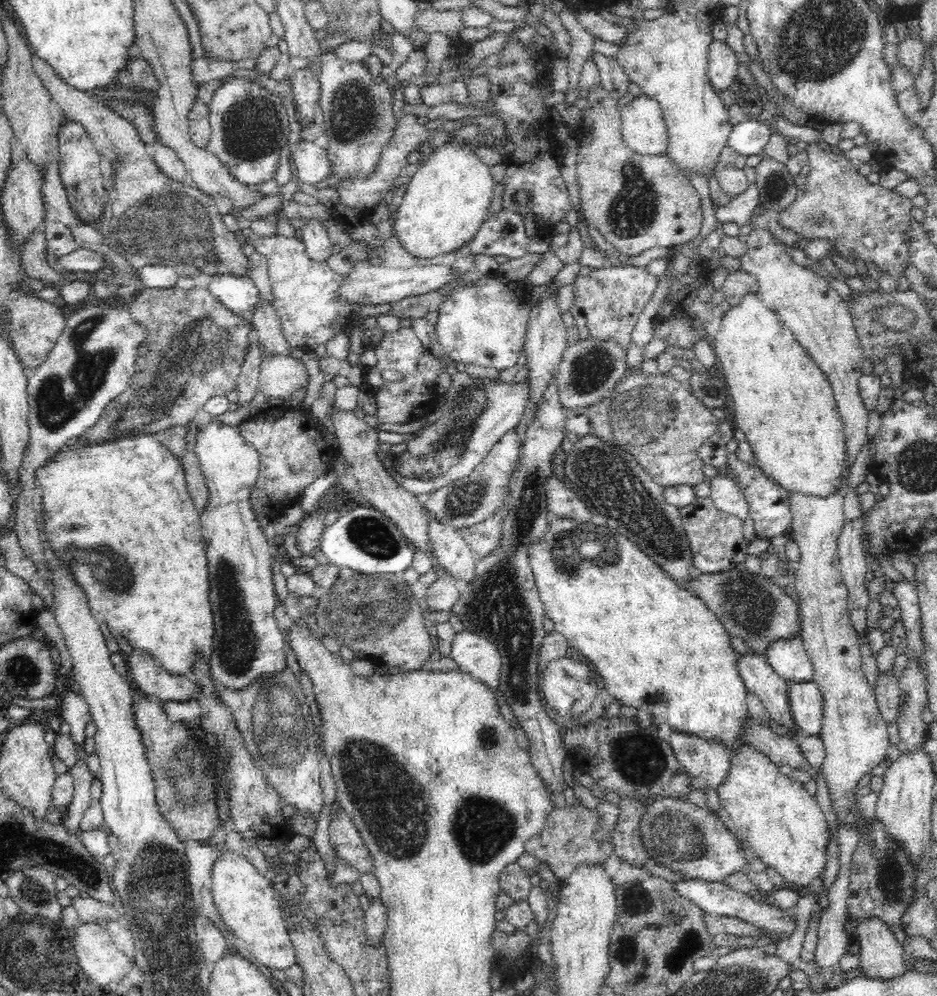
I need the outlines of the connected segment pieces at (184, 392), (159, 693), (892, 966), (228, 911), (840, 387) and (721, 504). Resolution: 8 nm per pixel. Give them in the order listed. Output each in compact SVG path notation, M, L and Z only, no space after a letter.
M142 288L142 294L138 294L132 301L131 311L135 320L143 321L147 325L147 340L144 344L148 351L136 362L130 387L112 400L96 421L96 425L88 428L78 438L81 443L108 444L118 438L130 438L145 433L162 435L164 430L172 428L175 423L188 426L204 410L212 396L226 395L237 390L244 356L251 344L249 336L253 333L252 324L218 302L208 288Z
M134 649L132 654L128 655L128 668L132 672L132 680L136 682L138 688L146 694L161 699L162 701L194 701L197 692L201 686L196 686L192 678L185 675L174 675L164 670L162 666L156 664L156 660L150 654L146 654L138 649Z
M880 918L855 923L860 938L860 973L869 980L896 980L906 972L903 946Z
M226 849L212 869L210 893L220 914L220 922L236 938L248 944L248 950L274 972L284 971L296 963L295 948L287 933L287 923L279 899L268 880L244 857Z
M753 228L743 239L744 256L738 257L740 270L758 279L756 296L780 317L784 326L792 331L796 342L808 352L813 361L828 378L834 397L844 422L844 433L847 438L846 469L847 476L852 470L856 455L867 440L868 409L860 397L859 379L863 376L863 352L859 336L848 310L847 302L838 296L822 278L818 278L812 270L798 272L800 266L792 264L792 257L778 243L778 239L765 229Z
M716 474L708 480L711 486L709 498L718 510L742 521L749 517L749 505L745 494L734 479Z

